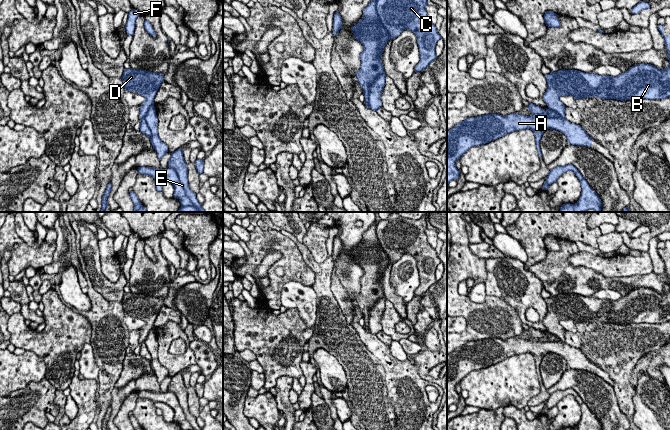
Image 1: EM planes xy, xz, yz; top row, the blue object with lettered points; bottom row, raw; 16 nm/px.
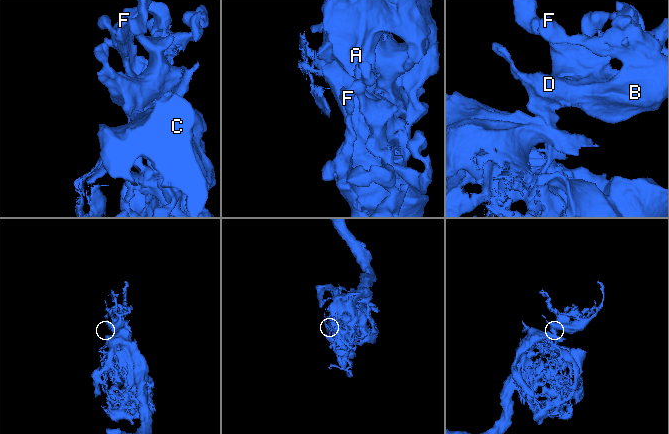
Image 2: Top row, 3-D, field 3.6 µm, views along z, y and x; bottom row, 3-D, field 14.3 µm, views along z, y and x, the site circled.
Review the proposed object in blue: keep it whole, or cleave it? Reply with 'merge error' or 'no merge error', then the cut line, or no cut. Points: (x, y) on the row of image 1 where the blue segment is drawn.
merge error; cut xy (152, 104), (147, 113), (140, 119)

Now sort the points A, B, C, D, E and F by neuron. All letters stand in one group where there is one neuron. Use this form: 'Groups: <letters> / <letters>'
Groups: A C E / B D F

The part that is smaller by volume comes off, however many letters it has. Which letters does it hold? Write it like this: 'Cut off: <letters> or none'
Cut off: B, D, F

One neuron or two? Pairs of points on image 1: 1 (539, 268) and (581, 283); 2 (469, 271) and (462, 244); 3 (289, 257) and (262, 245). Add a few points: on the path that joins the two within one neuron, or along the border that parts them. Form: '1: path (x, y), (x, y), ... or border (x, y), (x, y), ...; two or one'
1: path (550, 271), (564, 271), (571, 276); one
2: path (464, 264), (462, 262), (462, 251); one
3: path (283, 250), (277, 244), (269, 244); one

